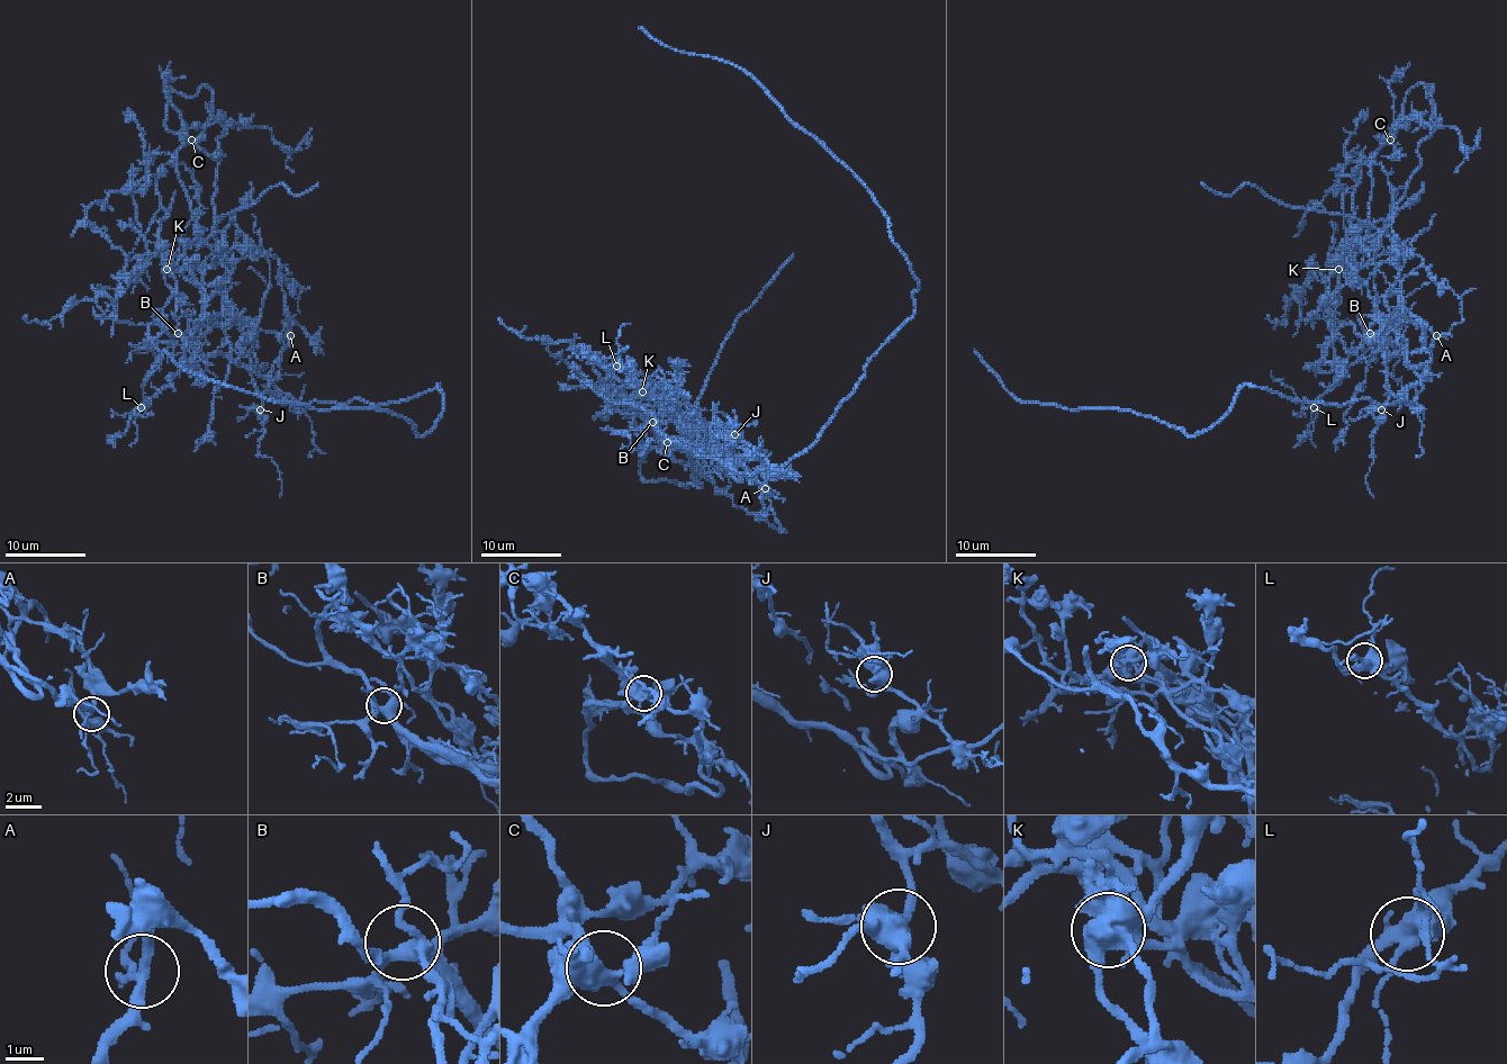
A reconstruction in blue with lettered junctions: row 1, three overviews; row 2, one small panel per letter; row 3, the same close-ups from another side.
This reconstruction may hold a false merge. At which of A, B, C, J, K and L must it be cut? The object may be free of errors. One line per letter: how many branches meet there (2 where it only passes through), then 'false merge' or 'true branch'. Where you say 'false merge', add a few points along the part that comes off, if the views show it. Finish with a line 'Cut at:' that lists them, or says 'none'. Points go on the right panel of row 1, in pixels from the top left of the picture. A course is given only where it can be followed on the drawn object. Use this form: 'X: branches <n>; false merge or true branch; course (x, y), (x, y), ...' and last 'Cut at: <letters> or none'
A: branches 4; true branch
B: branches 5; true branch
C: branches 4; true branch
J: branches 3; true branch
K: branches 8; false merge; course (1339, 269), (1398, 295), (1414, 403), (1245, 385), (1185, 435), (1025, 403), (974, 349)
L: branches 5; true branch
Cut at: K

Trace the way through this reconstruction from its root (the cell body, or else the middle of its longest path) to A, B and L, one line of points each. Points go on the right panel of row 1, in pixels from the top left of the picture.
A: (1371, 399), (1381, 405), (1414, 403), (1422, 389), (1436, 335)
B: (1371, 399), (1381, 405), (1414, 403), (1422, 385), (1404, 357), (1391, 354), (1370, 333)
L: (1371, 399), (1414, 403), (1422, 385), (1401, 354), (1365, 335), (1347, 371), (1314, 407)

